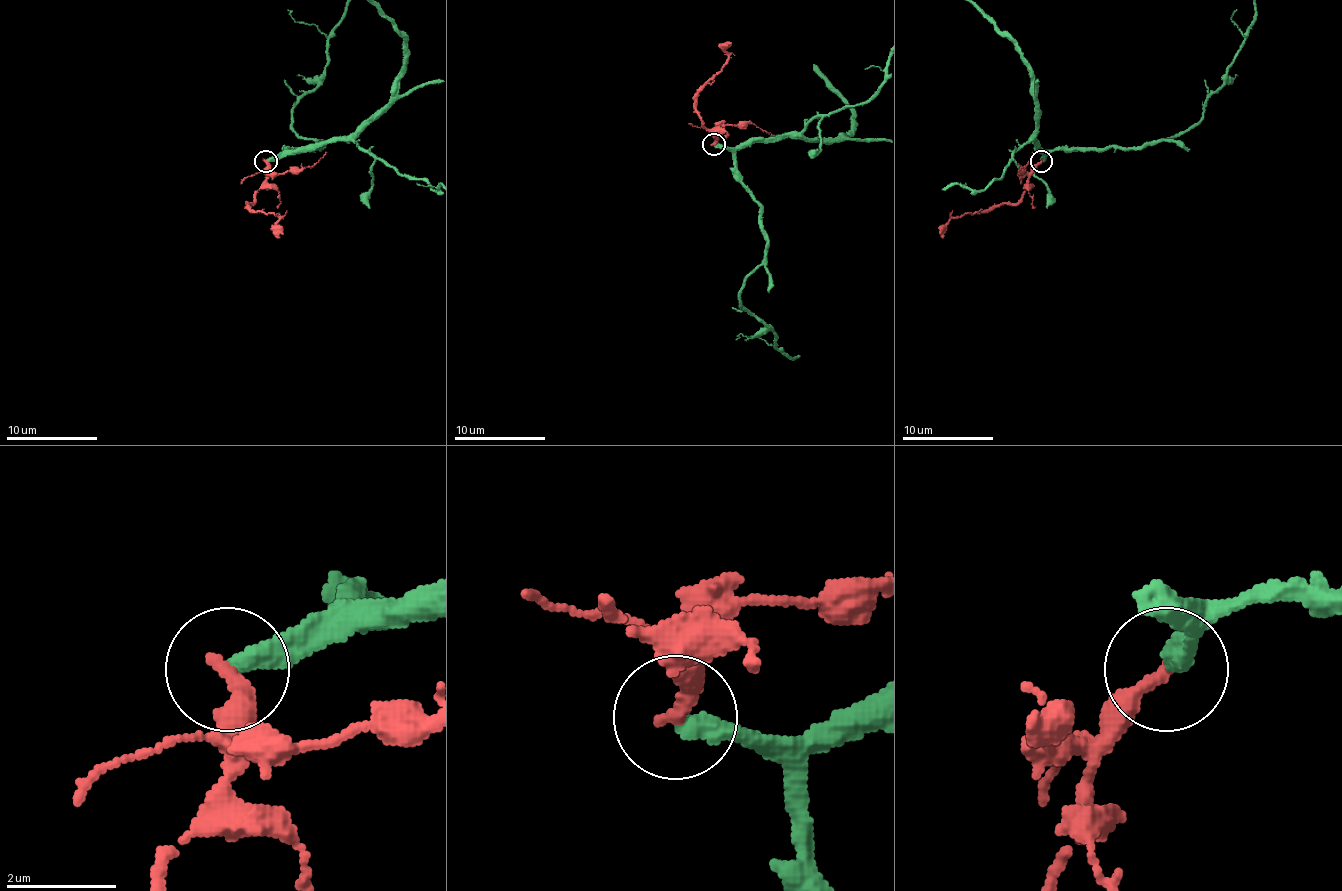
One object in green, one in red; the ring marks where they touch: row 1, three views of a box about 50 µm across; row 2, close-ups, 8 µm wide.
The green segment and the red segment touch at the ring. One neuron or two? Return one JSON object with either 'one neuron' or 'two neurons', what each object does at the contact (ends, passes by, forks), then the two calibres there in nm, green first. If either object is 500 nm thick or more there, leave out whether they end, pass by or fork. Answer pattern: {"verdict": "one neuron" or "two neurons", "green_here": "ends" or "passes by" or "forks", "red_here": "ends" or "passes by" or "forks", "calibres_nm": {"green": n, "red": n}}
{"verdict": "two neurons", "green_here": "ends", "red_here": "ends", "calibres_nm": {"green": 360, "red": 280}}

